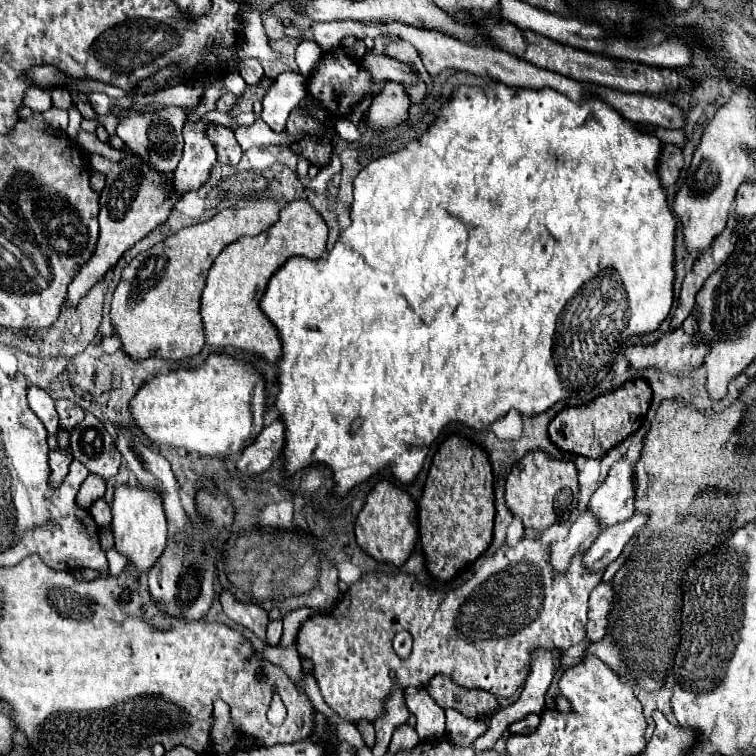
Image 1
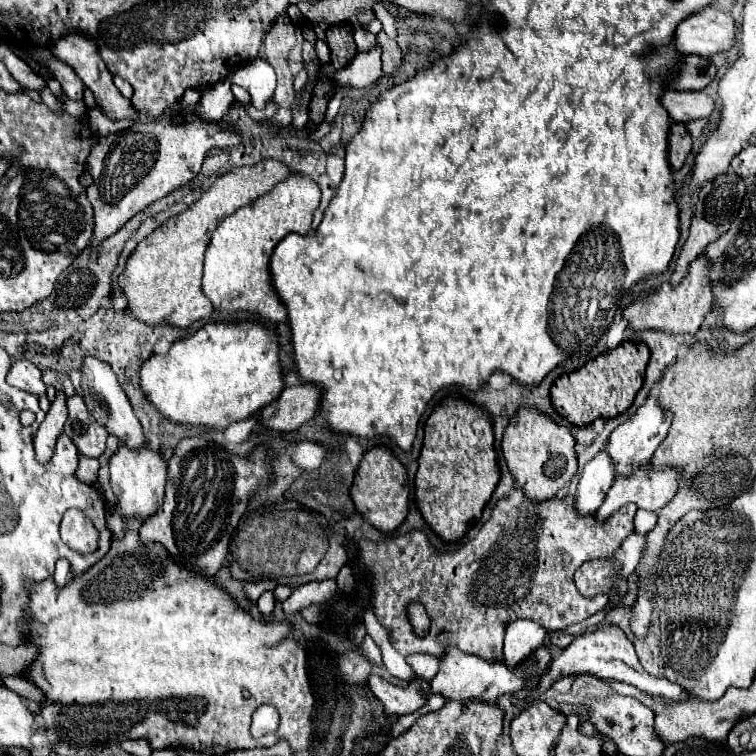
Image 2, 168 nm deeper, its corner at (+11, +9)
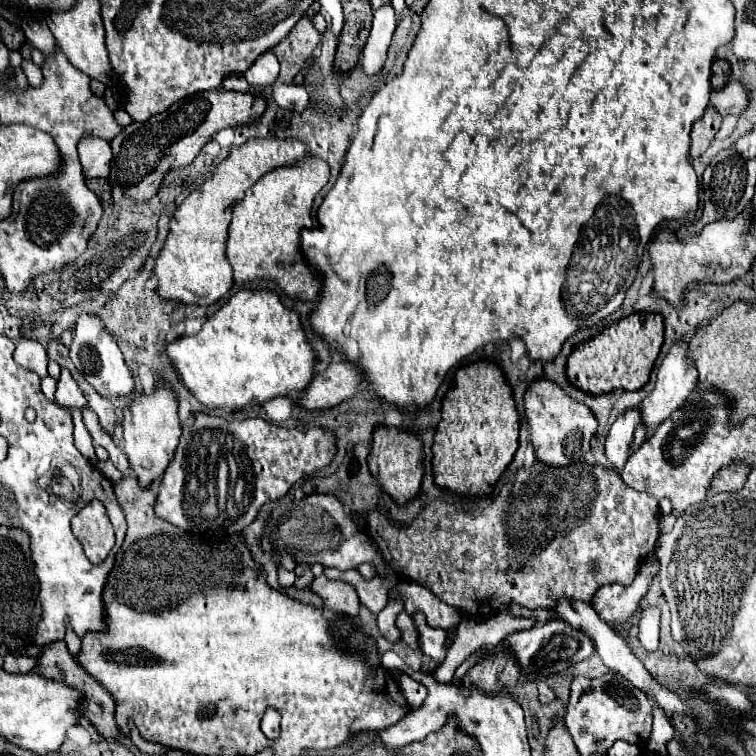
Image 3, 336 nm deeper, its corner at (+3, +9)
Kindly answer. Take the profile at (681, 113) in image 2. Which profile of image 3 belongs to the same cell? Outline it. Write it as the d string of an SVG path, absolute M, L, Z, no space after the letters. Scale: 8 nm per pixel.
M729 80L729 84L723 90L713 90L711 92L711 102L713 108L725 114L735 114L739 116L747 106L749 106L749 92L739 80Z

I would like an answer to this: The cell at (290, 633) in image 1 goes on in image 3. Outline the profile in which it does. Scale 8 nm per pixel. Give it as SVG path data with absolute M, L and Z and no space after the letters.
M325 568L323 574L331 580L343 580L343 582L351 584L359 594L361 604L365 604L373 614L379 614L385 608L385 604L389 602L389 588L393 584L401 582L401 578L391 572L389 572L389 580L381 580L381 576L365 580L357 568L349 570L349 572L341 572L339 568Z

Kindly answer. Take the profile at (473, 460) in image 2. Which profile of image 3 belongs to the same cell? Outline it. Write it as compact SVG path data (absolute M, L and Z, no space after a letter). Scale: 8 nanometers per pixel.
M489 360L473 362L455 372L455 384L445 394L441 408L441 422L437 424L435 444L433 444L433 468L435 482L441 488L449 488L463 496L487 496L505 468L511 464L513 454L519 448L519 412L515 408L513 390L503 374L503 370Z

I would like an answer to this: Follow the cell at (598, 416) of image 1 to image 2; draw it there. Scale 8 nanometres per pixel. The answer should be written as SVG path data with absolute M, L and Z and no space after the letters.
M621 344L619 348L589 360L581 370L561 376L551 386L551 404L561 418L579 428L593 424L597 418L615 418L633 404L635 394L641 390L647 362L649 350L645 344Z

